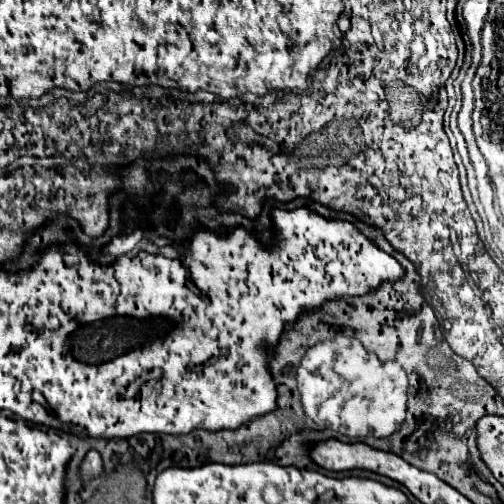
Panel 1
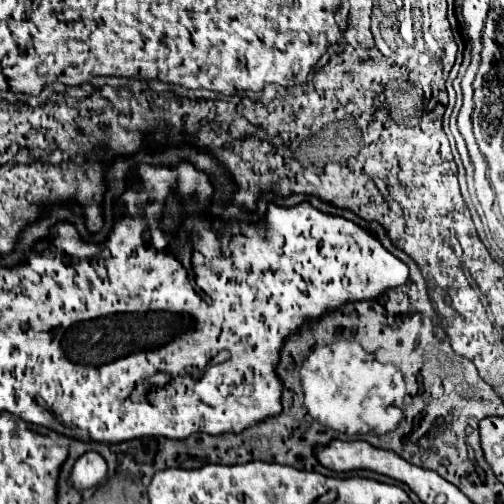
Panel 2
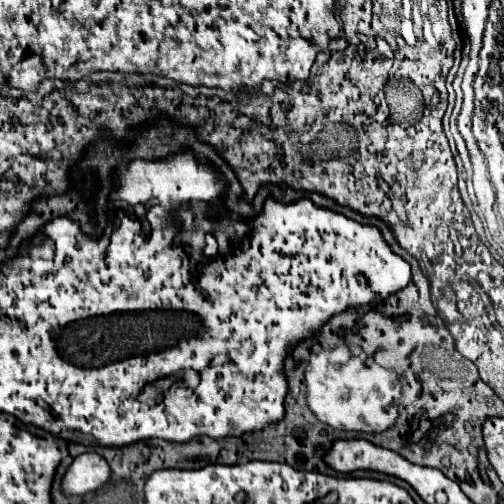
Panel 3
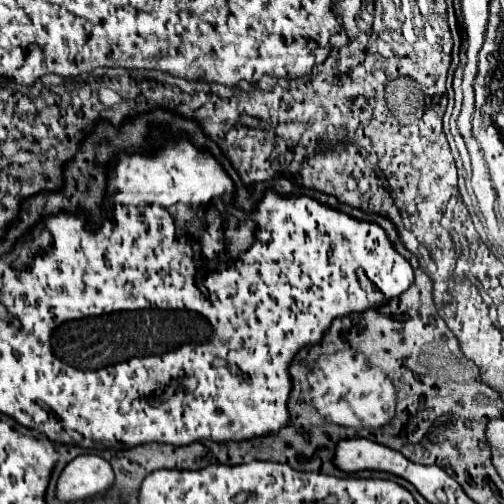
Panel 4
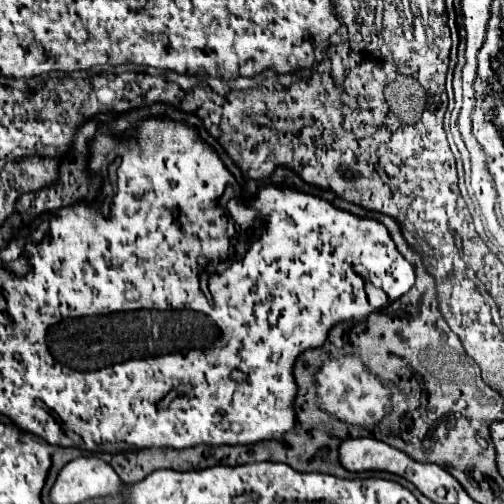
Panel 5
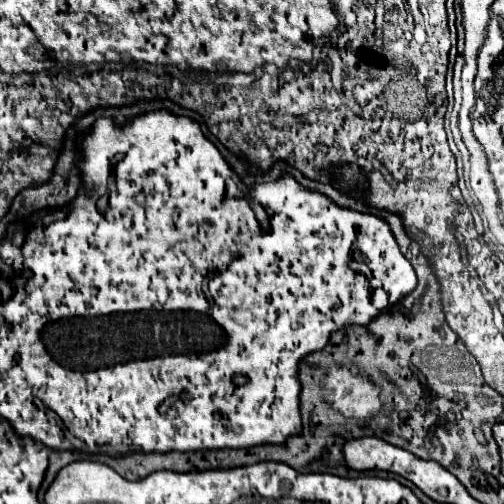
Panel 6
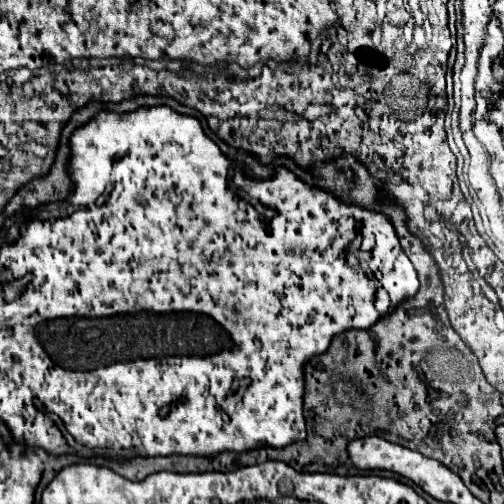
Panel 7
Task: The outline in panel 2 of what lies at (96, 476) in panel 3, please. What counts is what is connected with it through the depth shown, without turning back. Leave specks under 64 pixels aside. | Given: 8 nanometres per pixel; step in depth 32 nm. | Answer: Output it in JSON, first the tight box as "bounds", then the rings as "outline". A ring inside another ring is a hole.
{"bounds":[68,452,108,492],"outline":[[[86,452],[76,460],[68,482],[74,490],[84,492],[88,488],[100,486],[106,478],[108,478],[106,460],[98,452]]]}

